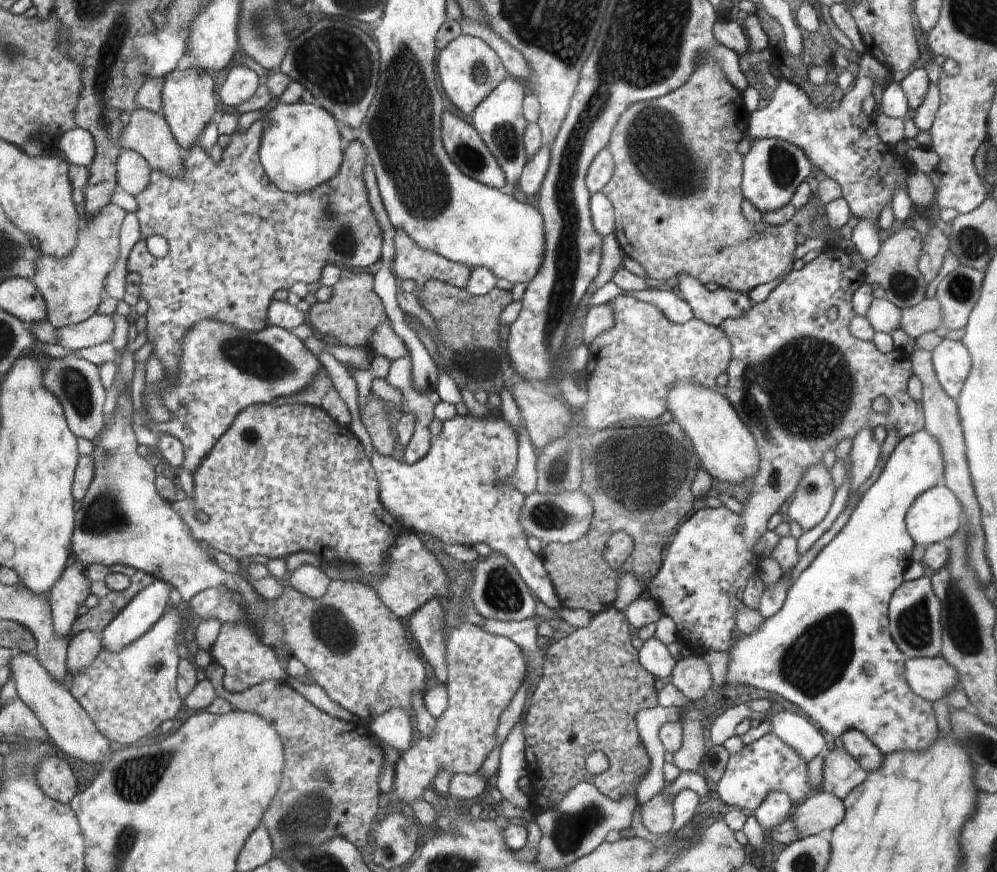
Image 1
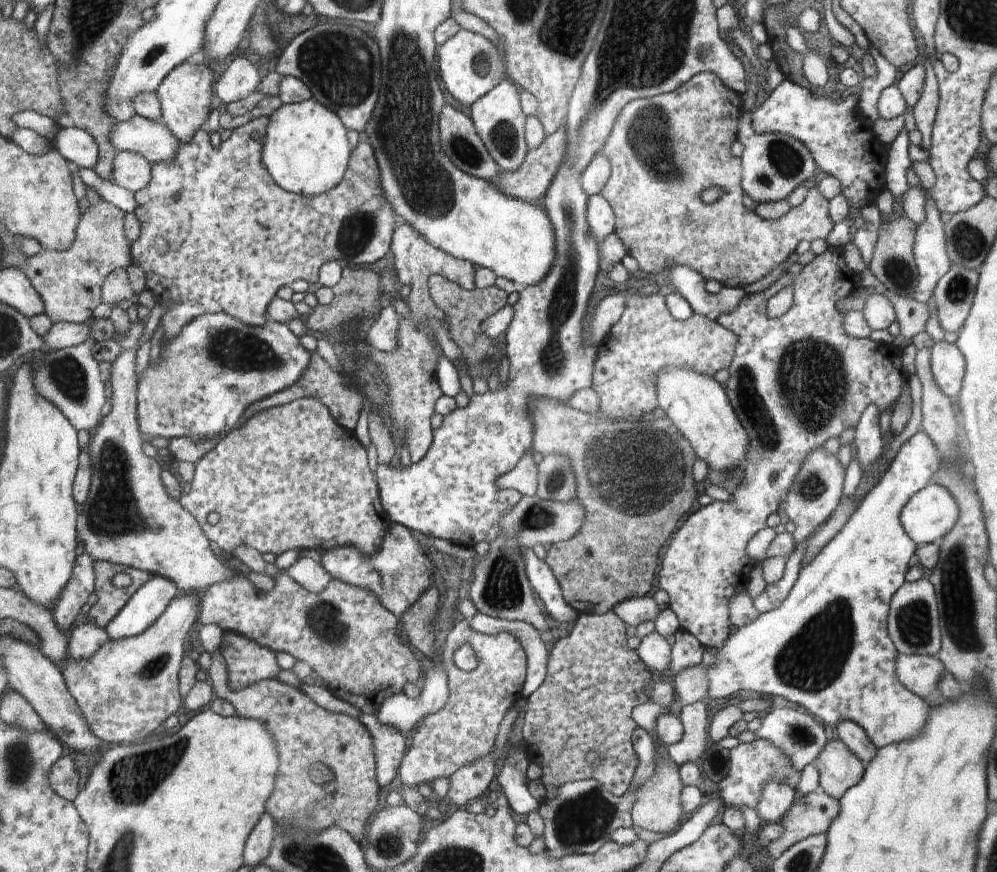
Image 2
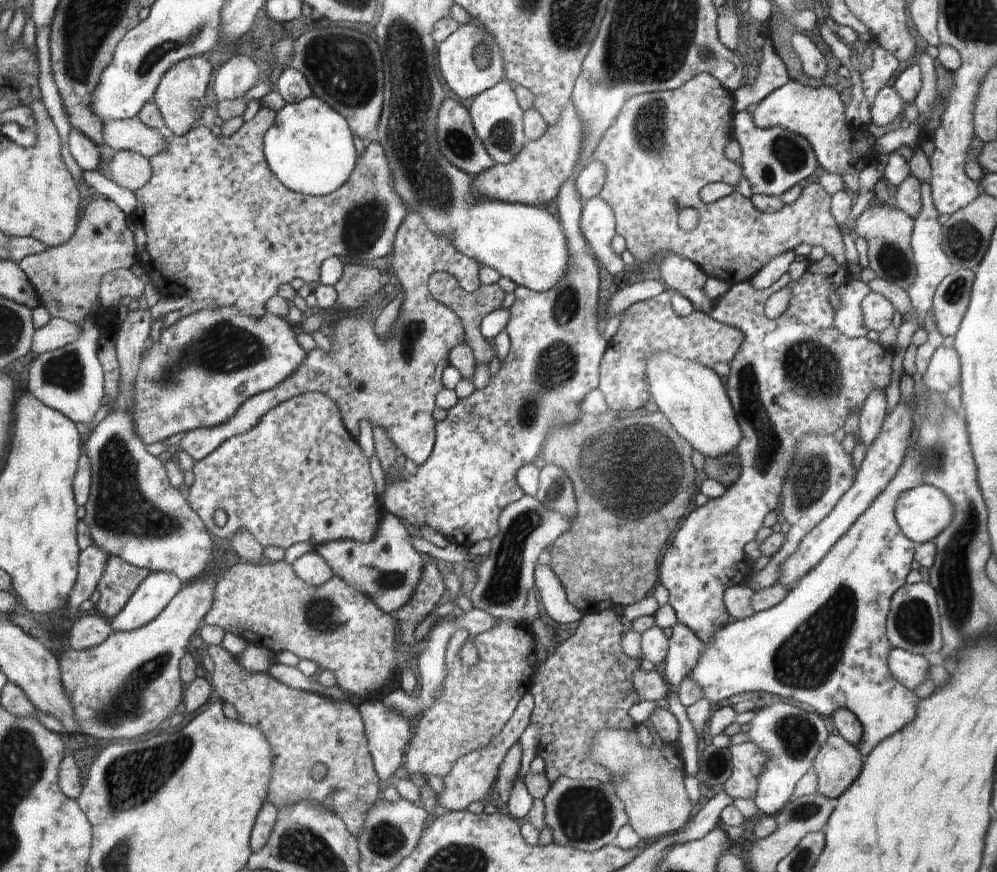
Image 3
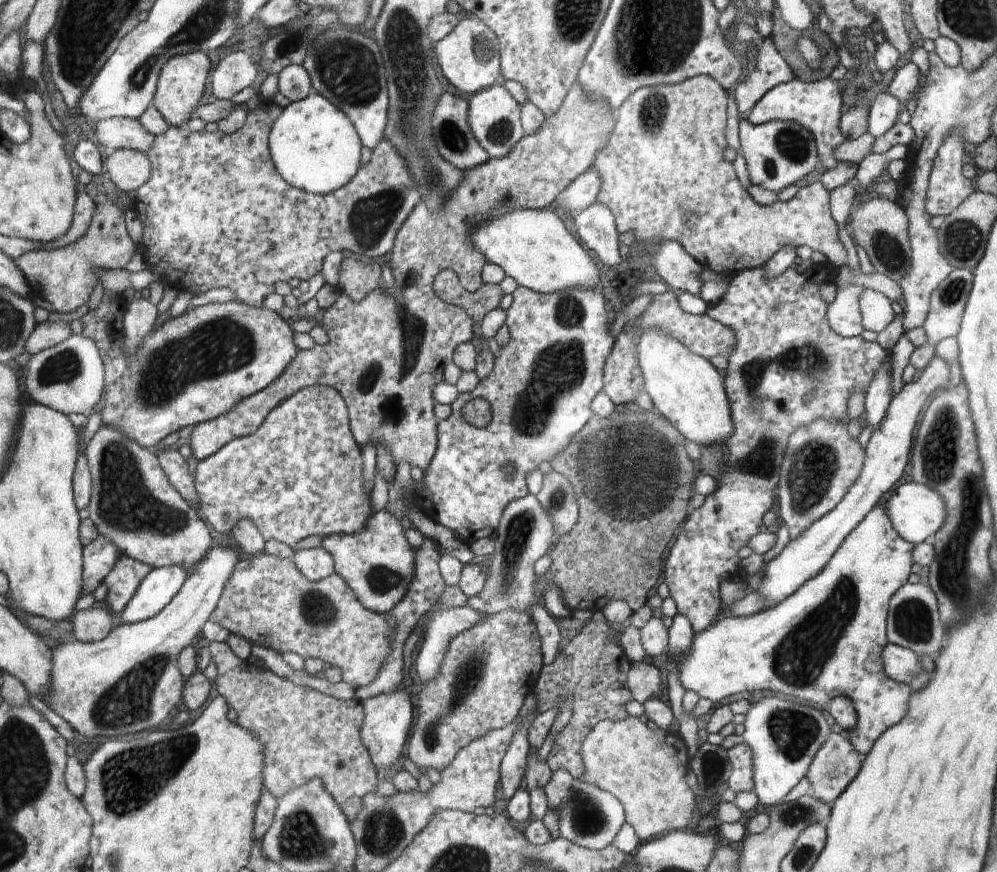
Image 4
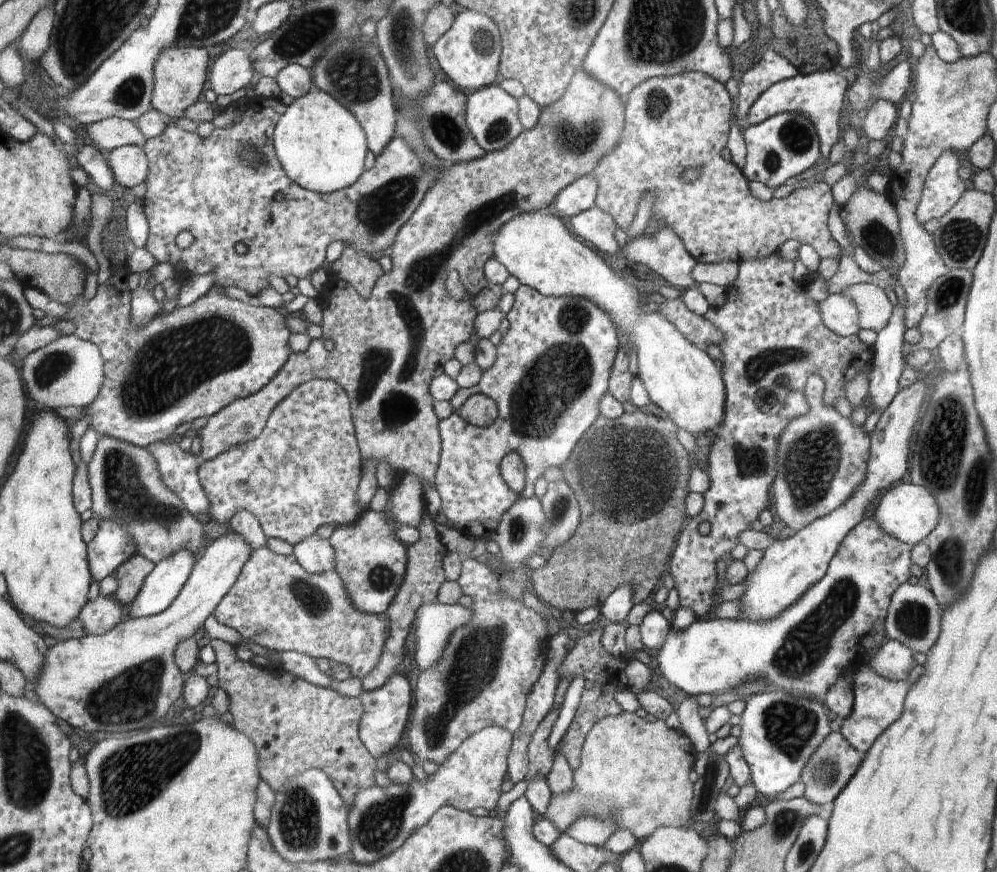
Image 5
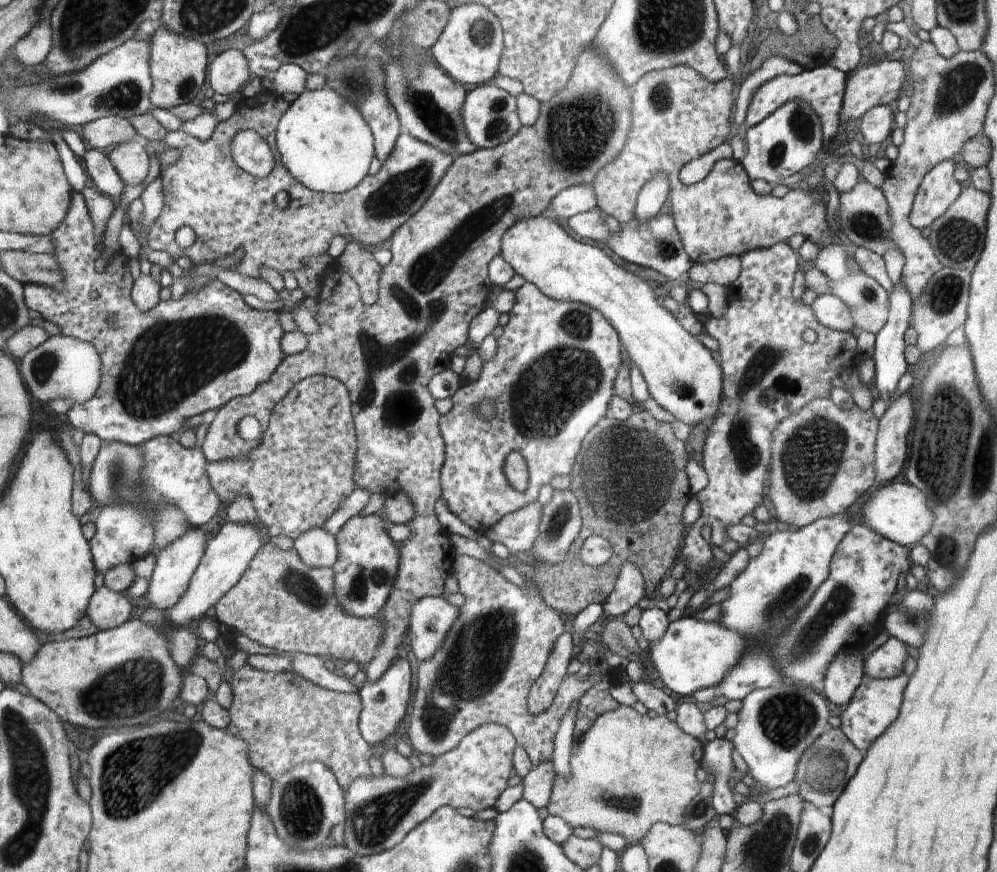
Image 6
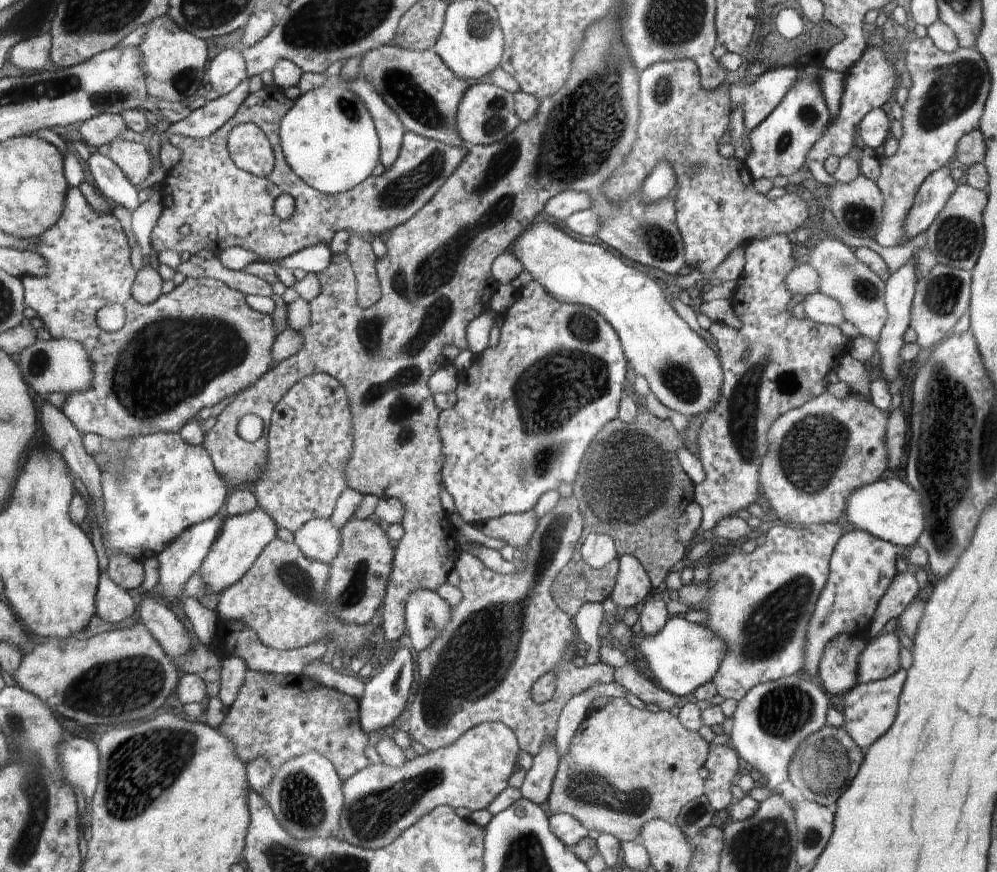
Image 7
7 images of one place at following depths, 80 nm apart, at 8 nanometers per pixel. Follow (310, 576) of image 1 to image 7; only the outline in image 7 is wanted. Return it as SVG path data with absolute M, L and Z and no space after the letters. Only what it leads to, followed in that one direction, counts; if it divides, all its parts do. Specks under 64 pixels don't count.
M314 519L295 532L294 543L310 558L330 565L340 552L341 534L330 519Z

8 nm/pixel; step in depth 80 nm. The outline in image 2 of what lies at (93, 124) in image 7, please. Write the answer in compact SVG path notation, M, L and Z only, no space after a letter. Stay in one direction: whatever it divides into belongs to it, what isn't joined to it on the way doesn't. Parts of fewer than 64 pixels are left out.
M136 115L129 121L119 121L111 135L111 142L118 150L140 153L153 163L169 163L175 157L179 147L179 140L160 119L147 119Z

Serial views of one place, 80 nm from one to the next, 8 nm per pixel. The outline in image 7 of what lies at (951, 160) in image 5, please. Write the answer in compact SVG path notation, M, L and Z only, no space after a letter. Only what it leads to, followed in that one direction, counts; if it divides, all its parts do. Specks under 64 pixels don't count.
M946 165L938 169L938 174L930 173L930 182L926 182L926 186L922 186L922 194L918 194L918 202L913 202L914 210L910 209L910 218L905 218L906 232L905 235L914 239L917 234L924 232L930 225L940 216L940 212L945 208L946 202L956 190L959 182L952 179L950 169Z

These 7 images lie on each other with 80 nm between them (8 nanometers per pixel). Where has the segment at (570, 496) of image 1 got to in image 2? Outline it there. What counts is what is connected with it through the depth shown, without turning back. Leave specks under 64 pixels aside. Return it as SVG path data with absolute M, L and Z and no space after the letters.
M522 495L518 504L504 514L501 520L502 532L489 544L490 549L485 554L486 559L476 565L468 565L468 572L473 577L470 587L470 601L477 612L499 619L526 621L533 624L538 632L550 629L548 623L546 623L546 617L544 617L536 603L536 598L534 598L532 587L524 570L525 548L533 547L535 544L549 547L559 541L568 541L579 533L584 522L585 510L577 498L571 501L558 502L539 499L536 495Z

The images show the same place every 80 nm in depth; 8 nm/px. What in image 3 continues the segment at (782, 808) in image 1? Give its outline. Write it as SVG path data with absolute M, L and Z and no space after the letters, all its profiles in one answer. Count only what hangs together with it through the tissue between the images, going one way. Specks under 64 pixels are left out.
M781 702L756 710L749 724L750 731L746 733L748 741L767 754L767 762L754 801L766 816L772 817L790 802L796 782L812 768L817 754L825 746L828 728L824 720L818 718L818 714L810 714L806 710L800 710L798 706Z

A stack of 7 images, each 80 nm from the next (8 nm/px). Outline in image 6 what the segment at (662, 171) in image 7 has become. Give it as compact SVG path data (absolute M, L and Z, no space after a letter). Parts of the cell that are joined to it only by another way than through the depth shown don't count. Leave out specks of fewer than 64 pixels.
M664 173L649 180L638 193L635 204L635 220L638 223L649 223L660 215L660 208L668 200L669 182Z

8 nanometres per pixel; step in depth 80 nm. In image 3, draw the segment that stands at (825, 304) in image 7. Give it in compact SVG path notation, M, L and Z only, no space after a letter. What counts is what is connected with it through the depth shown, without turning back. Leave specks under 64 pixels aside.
M849 279L836 292L842 298L842 308L835 311L834 322L837 329L848 338L865 337L869 331L863 321L861 305L870 291L871 288L861 280Z

